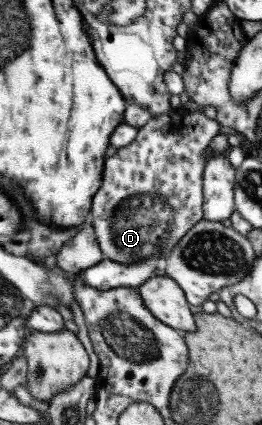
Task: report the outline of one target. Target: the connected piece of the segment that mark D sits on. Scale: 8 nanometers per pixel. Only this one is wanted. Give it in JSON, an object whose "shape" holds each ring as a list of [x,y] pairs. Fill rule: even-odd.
{"shape":[[[180,109],[179,112],[171,111],[167,116],[157,115],[156,117],[150,118],[140,129],[137,129],[136,137],[134,137],[128,145],[118,148],[112,156],[104,158],[101,171],[102,179],[99,188],[92,196],[91,211],[88,218],[88,221],[91,223],[92,227],[94,227],[94,237],[96,237],[97,244],[104,255],[104,259],[109,259],[116,263],[129,264],[137,262],[154,252],[158,252],[162,260],[168,257],[168,253],[170,253],[172,246],[182,238],[182,235],[185,235],[186,231],[190,230],[190,227],[193,227],[197,221],[201,220],[202,170],[205,166],[205,161],[214,156],[214,153],[211,153],[209,157],[204,156],[204,151],[206,151],[206,145],[208,145],[212,137],[218,134],[219,127],[220,125],[215,119],[204,116],[200,109],[193,113],[183,109]]]}

